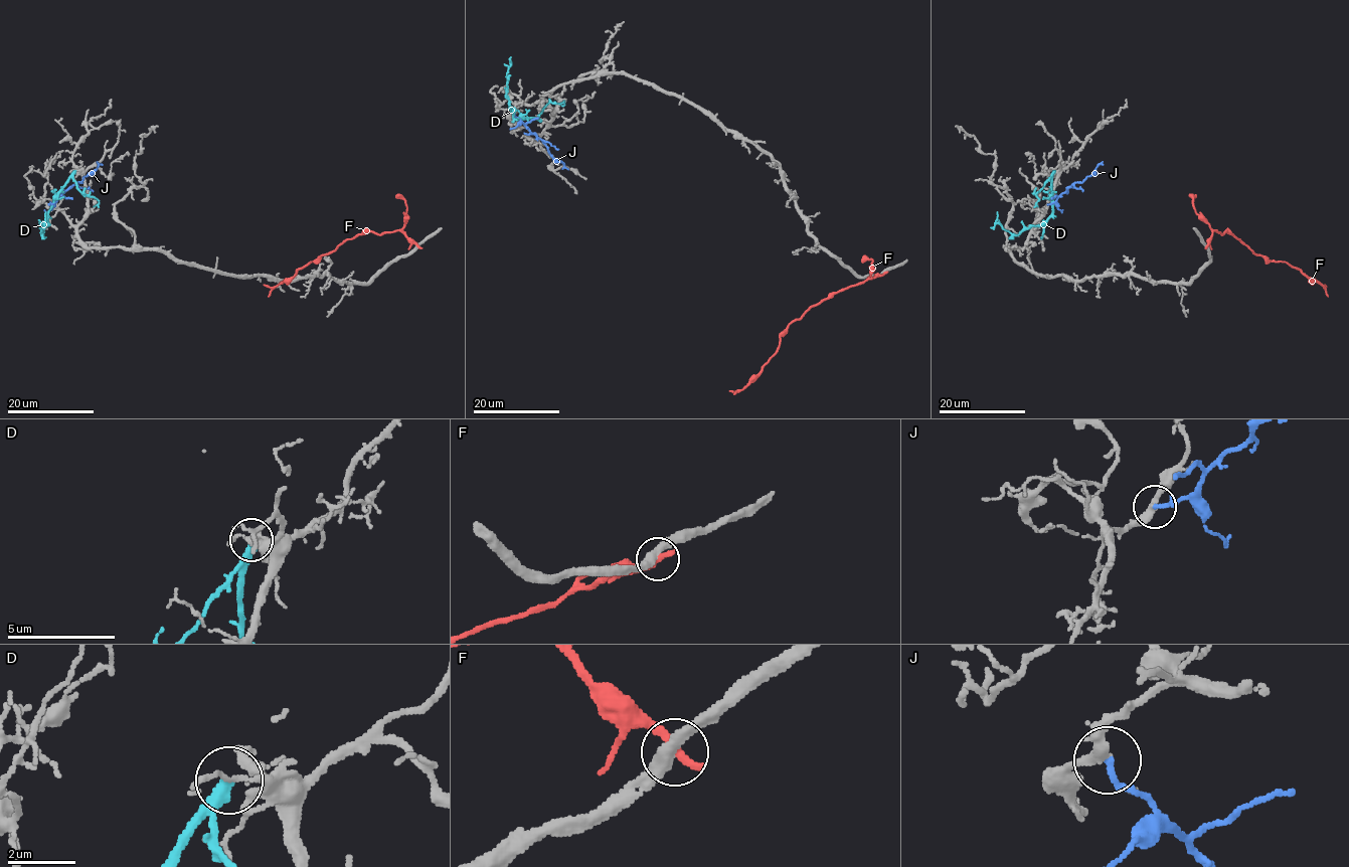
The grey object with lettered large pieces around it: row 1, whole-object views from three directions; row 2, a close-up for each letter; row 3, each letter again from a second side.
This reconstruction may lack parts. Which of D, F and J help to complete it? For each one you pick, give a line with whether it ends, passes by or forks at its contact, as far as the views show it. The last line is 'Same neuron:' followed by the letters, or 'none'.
J: it ends there
Same neuron: J

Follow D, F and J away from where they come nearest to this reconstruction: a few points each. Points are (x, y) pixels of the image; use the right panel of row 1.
D: (1053, 171), (1052, 211), (1045, 221), (1011, 234), (995, 221), (997, 211)
F: (1207, 245), (1214, 229), (1221, 234), (1229, 232), (1253, 252), (1271, 261), (1286, 262), (1315, 279), (1327, 297)
J: (1047, 204), (1052, 204), (1074, 182), (1080, 182), (1103, 164)

